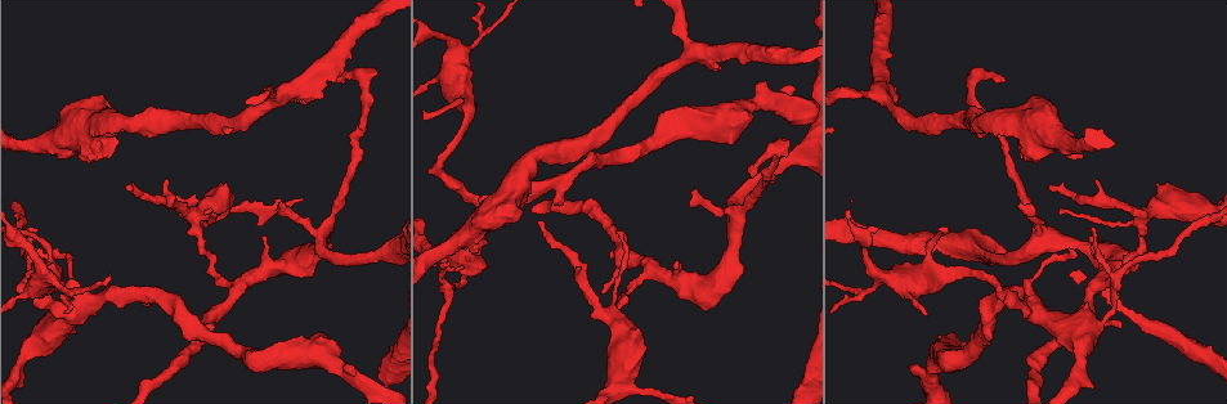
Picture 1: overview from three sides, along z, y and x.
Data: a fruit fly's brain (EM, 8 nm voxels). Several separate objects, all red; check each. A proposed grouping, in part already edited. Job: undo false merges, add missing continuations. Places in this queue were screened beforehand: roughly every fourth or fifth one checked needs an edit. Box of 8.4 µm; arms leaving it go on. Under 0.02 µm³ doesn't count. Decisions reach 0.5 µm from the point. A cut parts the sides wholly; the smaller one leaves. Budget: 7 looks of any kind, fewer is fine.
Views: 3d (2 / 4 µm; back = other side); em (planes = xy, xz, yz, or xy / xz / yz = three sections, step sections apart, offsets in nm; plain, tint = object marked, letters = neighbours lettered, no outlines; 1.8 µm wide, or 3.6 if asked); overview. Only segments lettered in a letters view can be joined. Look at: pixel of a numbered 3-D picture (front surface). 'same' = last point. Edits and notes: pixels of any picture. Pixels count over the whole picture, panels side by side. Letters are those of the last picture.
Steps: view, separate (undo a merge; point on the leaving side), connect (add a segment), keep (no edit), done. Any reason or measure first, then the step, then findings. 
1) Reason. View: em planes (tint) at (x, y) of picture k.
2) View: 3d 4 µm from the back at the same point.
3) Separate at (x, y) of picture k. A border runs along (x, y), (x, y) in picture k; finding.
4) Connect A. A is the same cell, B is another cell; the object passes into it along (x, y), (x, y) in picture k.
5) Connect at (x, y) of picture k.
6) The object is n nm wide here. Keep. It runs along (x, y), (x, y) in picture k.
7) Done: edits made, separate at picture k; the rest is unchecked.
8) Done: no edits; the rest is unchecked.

View: 3d 4 µm at (279, 95) of picture 1.

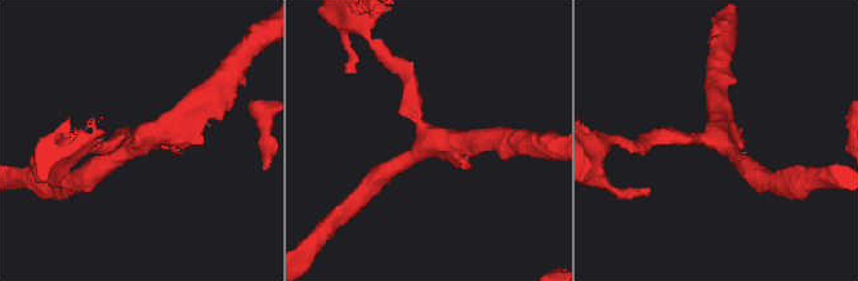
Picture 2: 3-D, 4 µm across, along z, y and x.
3 arms meet here; the arms are 220, 300, 320 nm wide; shape alone is not enough. View: em planes (plain) at (424, 141) of picture 2.

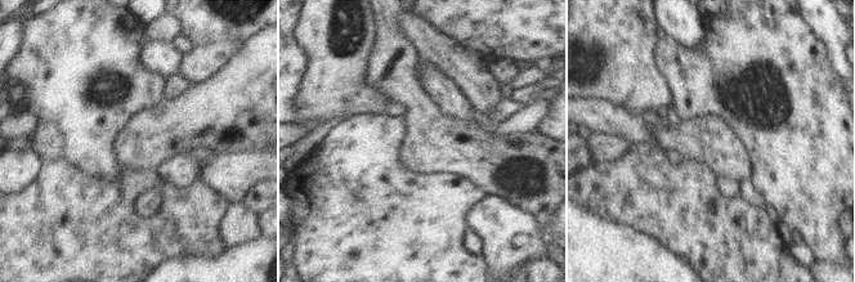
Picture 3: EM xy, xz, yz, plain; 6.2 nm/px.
See the neighbours. View: em planes (letters) at the same point.

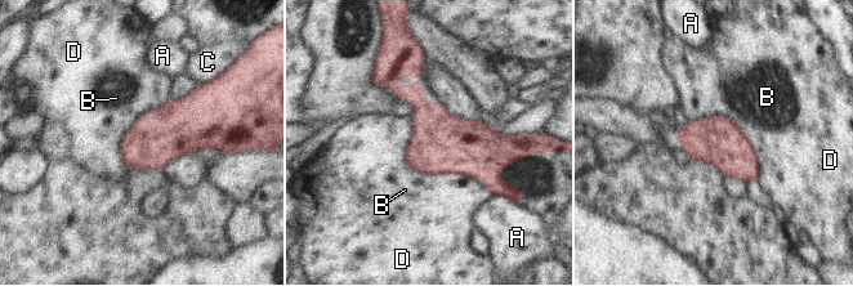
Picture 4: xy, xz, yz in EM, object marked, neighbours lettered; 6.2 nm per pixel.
The object is 300 nm wide here. Keep. A, B, C and D are other cells; a border runs along (411, 116), (405, 161), (476, 181) in picture 4; one neuron here.

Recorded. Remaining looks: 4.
Branch stops here. View: 3d 4 µm at (339, 78) of picture 1.

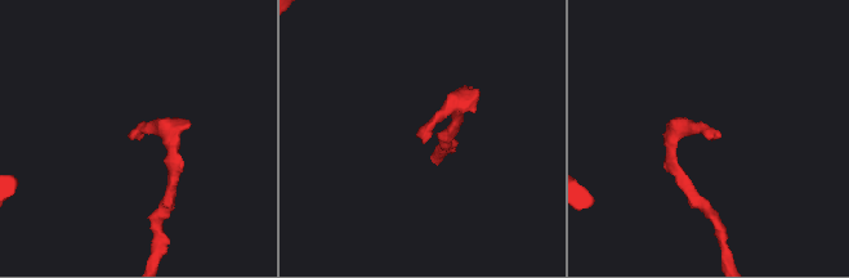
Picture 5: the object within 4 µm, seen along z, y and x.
Need the tissue. View: em planes (letters) at (423, 143) of picture 5.

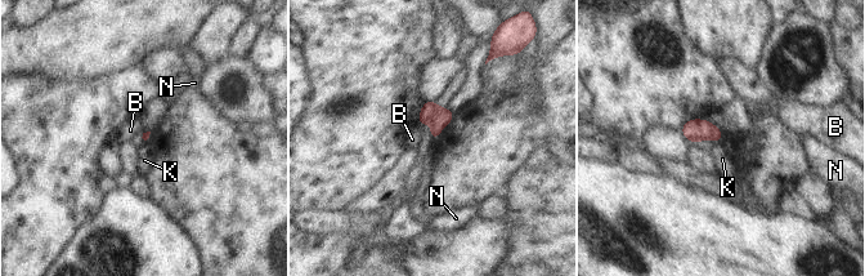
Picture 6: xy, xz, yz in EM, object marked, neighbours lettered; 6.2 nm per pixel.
Keep. B, K and N are other cells; a border runs along (722, 138), (717, 142) in picture 6; no lettered segment goes on from it.

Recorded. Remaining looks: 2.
Three arms meet. View: 3d 4 µm at (1145, 215) of picture 1.

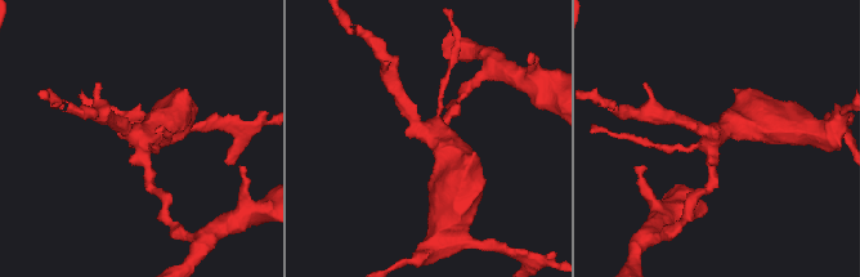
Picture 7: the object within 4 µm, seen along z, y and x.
Now the EM. View: em planes (letters) at (432, 132) of picture 7.

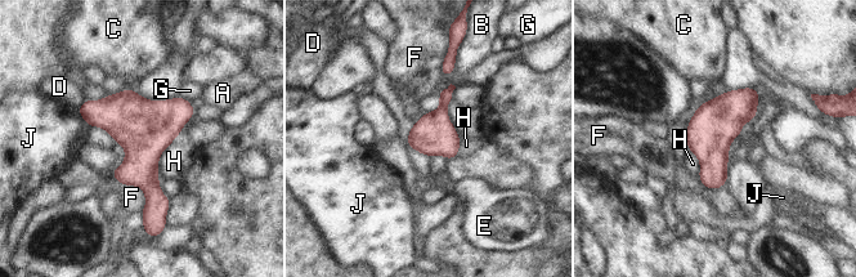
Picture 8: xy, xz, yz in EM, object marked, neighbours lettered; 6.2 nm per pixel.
Keep. A, B, C, D, E, F, G, H and J are other cells; a border runs along (179, 133), (161, 153), (157, 173) in picture 8; continuous, no second neuron.

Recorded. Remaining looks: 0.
Done: no edits; the rest is unchecked.

